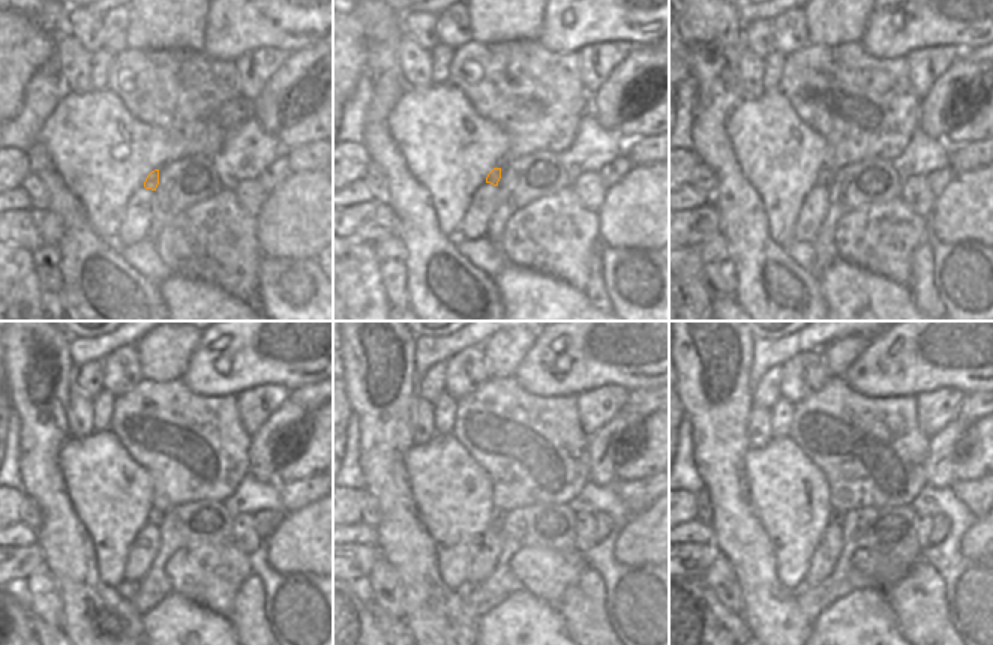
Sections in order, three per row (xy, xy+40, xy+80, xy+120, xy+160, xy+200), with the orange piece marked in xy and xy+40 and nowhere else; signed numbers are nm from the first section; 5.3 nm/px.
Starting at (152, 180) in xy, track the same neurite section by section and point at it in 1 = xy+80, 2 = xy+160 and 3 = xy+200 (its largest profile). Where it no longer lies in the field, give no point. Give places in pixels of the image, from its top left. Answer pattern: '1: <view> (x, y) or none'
1: xy+80 (827, 177)
2: xy+160 (498, 516)
3: xy+200 (837, 516)

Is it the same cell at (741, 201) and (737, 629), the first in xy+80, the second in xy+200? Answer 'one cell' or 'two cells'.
two cells

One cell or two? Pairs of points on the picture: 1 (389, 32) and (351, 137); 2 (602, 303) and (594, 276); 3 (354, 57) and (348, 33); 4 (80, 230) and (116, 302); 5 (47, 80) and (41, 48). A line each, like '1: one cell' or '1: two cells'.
1: two cells
2: one cell
3: one cell
4: one cell
5: two cells

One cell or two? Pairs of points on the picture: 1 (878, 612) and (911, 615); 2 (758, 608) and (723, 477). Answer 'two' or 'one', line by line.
1: two
2: one

